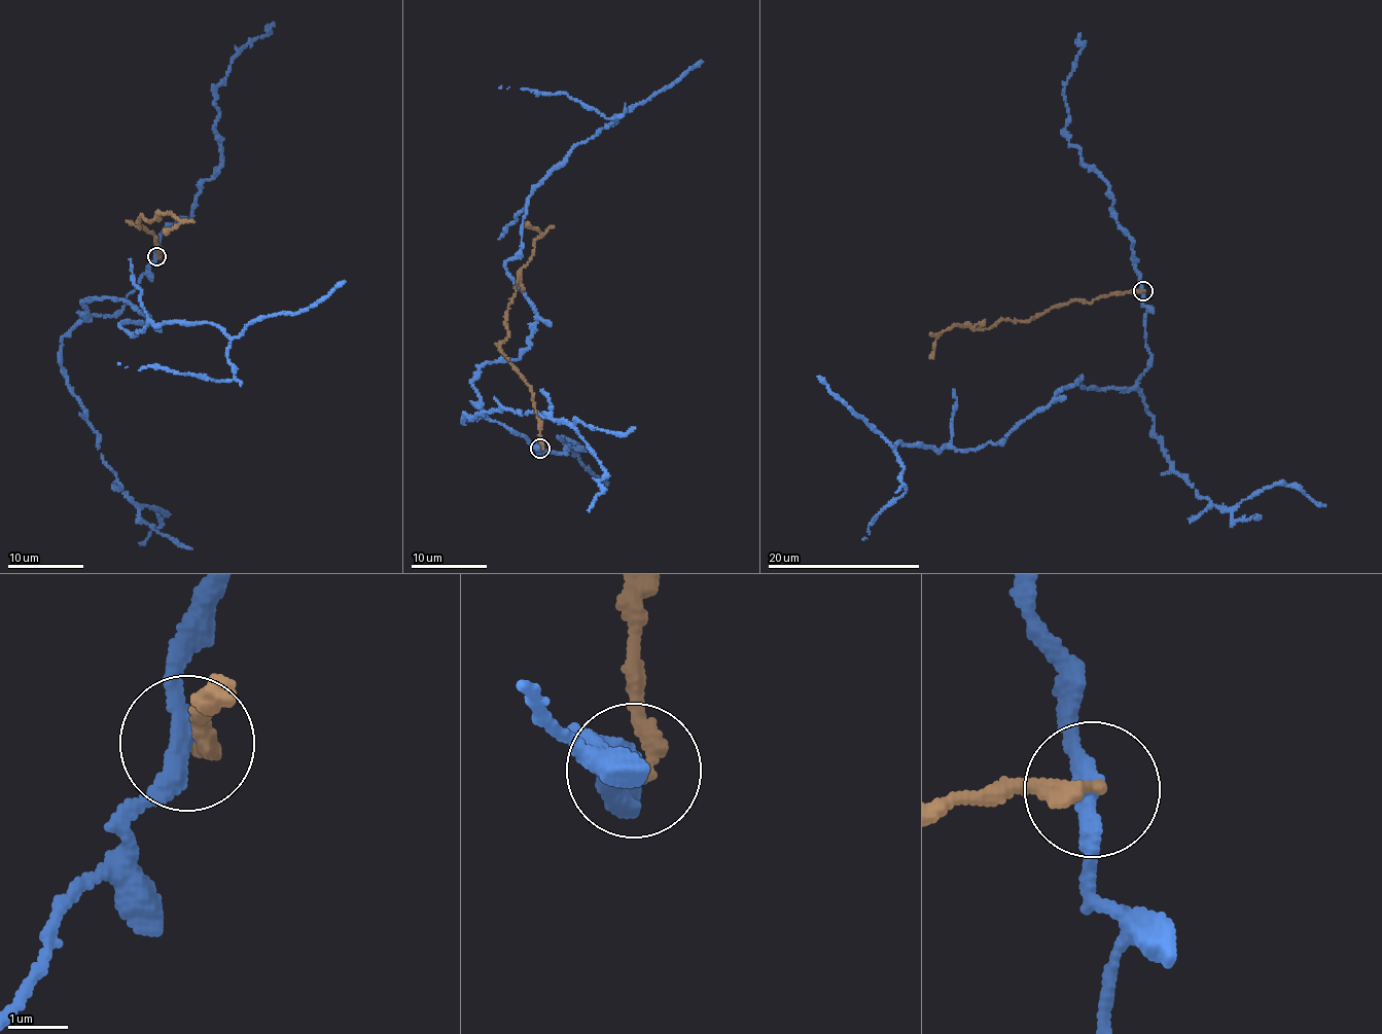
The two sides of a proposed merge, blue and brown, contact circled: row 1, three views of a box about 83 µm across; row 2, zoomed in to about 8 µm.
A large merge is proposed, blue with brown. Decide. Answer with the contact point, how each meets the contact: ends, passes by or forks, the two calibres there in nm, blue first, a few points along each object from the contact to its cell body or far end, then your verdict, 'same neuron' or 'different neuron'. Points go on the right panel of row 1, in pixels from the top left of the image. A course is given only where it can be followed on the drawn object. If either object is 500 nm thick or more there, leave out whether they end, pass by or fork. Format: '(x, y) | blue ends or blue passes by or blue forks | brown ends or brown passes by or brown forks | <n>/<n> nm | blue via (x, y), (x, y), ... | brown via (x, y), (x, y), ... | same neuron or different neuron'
(1143, 290) | blue passes by | brown ends | 280/300 nm | blue via (1142, 290), (1149, 366), (1131, 388), (1089, 388), (1082, 376), (996, 443), (901, 440), (906, 493), (863, 538) | brown via (1142, 289), (1074, 300), (1027, 321), (1000, 320), (987, 329), (946, 328), (929, 357) | different neuron

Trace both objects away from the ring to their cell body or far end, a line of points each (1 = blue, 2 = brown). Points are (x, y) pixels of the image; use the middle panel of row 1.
1: (539, 448), (490, 421), (471, 382), (528, 345), (537, 316), (506, 262), (529, 195), (617, 117), (499, 87)
2: (541, 448), (532, 390), (500, 345), (507, 335), (505, 311), (519, 271), (540, 234), (525, 222)

